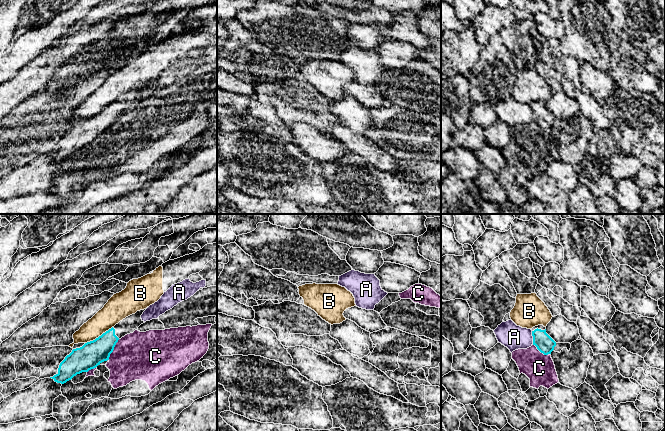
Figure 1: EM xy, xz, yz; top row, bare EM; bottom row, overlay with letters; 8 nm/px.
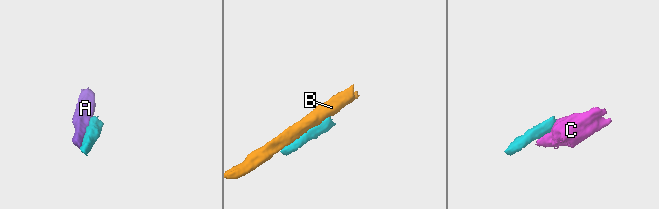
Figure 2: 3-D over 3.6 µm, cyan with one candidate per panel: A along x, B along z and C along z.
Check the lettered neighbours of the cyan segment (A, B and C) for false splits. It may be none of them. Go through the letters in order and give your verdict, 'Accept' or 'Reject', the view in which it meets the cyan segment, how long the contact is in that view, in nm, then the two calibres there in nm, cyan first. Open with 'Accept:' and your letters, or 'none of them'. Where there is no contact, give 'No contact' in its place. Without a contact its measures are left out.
Accept: none of them
A: Reject. Touches cyan in yz. Shared border 110 nm. Thickness 150 nm (cyan) against 200 nm
B: Reject. Touches cyan in xy. Shared border 260 nm. Thickness 200 nm (cyan) against 190 nm
C: Reject. Touches cyan in xy. Shared border 190 nm. Thickness 200 nm (cyan) against 380 nm

